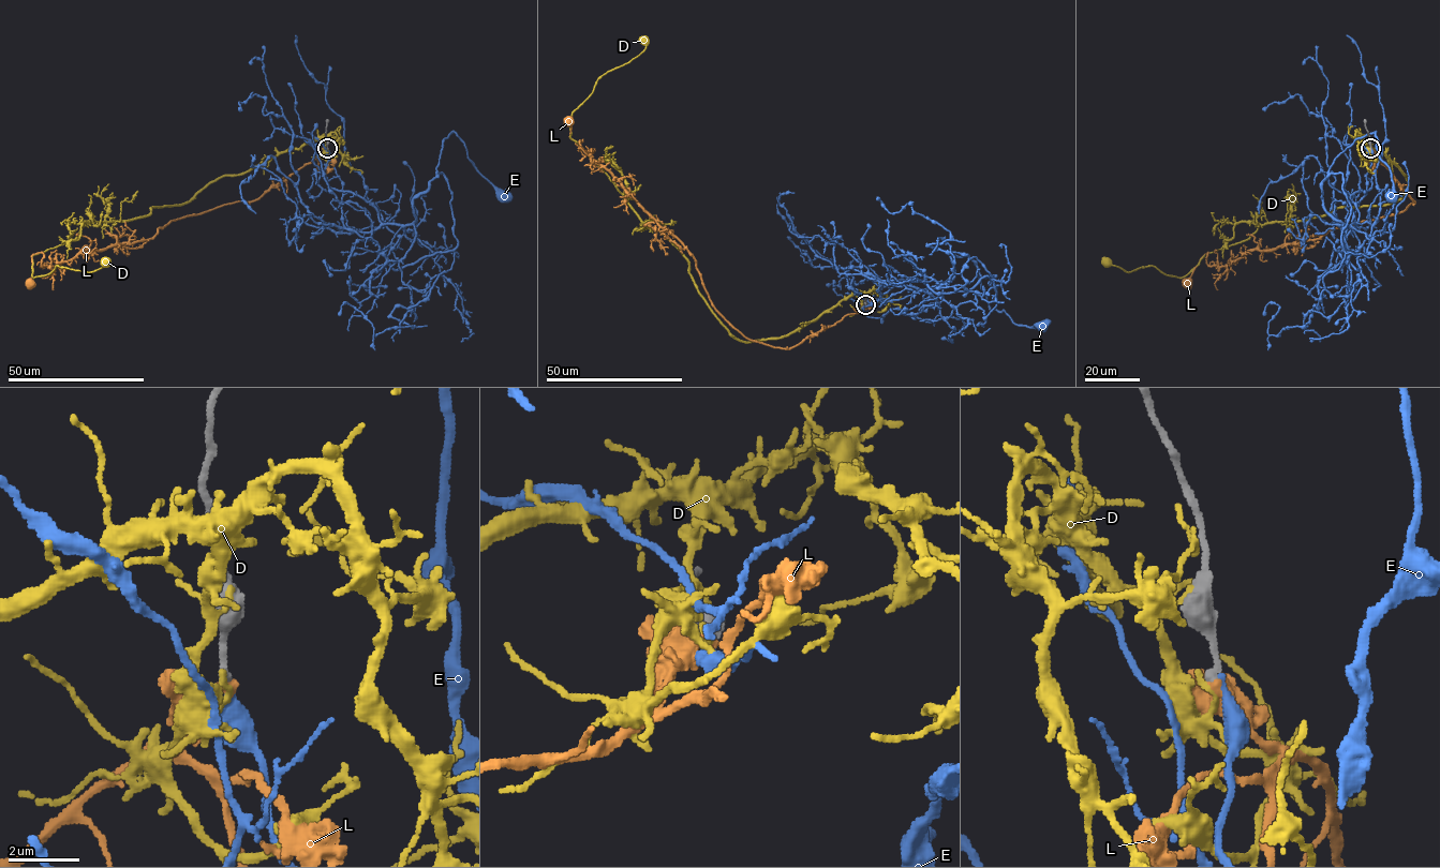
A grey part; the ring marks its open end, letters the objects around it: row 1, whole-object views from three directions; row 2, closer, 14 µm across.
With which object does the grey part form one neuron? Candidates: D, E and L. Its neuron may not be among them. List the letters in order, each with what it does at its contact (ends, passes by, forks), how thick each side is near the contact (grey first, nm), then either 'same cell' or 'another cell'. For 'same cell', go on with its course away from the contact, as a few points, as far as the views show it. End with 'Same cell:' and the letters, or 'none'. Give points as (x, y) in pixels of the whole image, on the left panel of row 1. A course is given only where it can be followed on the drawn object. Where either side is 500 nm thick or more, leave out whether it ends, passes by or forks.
D: it ends | 240/160 nm | another cell
E: it ends | 260/240 nm | same cell | via (327, 148), (342, 224), (430, 292), (390, 314), (412, 326), (374, 335), (354, 307), (339, 315)
L: it passes by | 240/320 nm | another cell
Same cell: E

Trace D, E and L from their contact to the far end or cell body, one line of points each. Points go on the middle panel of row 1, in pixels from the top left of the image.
D: (865, 303), (852, 294), (782, 338), (740, 342), (729, 332), (685, 256), (570, 137), (572, 114), (642, 41)
E: (865, 305), (885, 281), (966, 283), (968, 256), (929, 245), (950, 233), (911, 201), (892, 213), (877, 197)
L: (865, 304), (792, 347), (745, 338), (713, 305), (685, 247), (584, 151), (581, 141), (570, 137), (567, 120)

